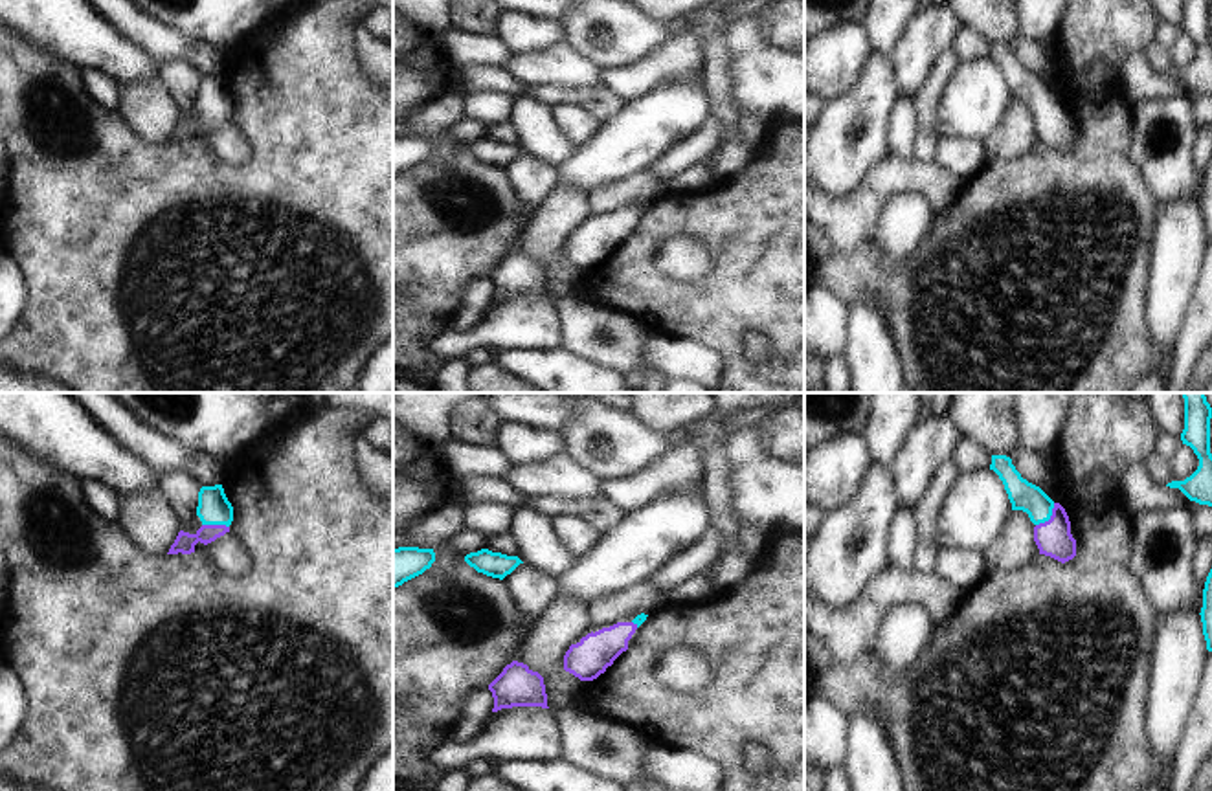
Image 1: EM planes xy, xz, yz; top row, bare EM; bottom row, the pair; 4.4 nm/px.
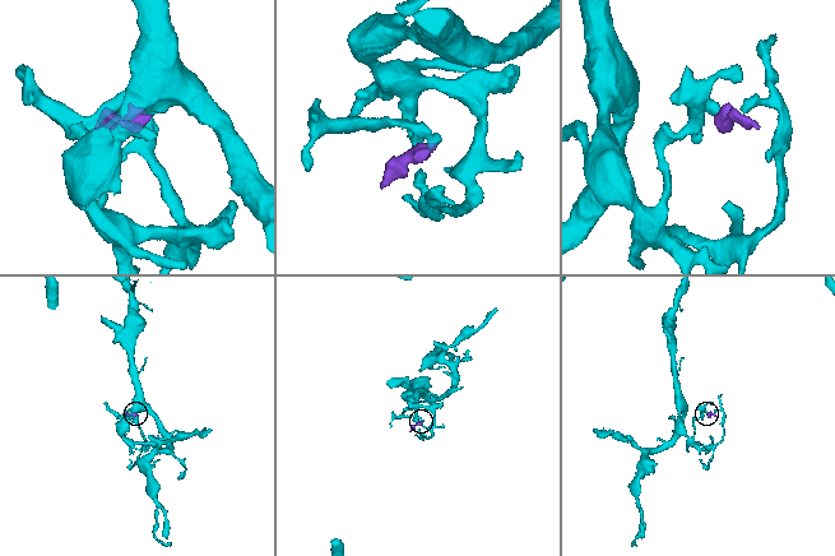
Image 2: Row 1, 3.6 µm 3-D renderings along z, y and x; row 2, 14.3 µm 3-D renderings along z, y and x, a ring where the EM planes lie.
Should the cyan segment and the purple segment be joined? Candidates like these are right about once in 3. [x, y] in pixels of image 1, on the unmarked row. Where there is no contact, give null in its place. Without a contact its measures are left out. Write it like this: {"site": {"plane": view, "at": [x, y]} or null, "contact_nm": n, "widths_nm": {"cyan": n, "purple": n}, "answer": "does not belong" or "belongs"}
{"site": {"plane": "yz", "at": [1049, 107]}, "contact_nm": 130, "widths_nm": {"cyan": 130, "purple": 160}, "answer": "belongs"}

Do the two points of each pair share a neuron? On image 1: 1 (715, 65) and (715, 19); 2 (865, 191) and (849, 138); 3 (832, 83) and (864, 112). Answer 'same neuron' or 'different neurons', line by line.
1: same neuron
2: different neurons
3: different neurons

